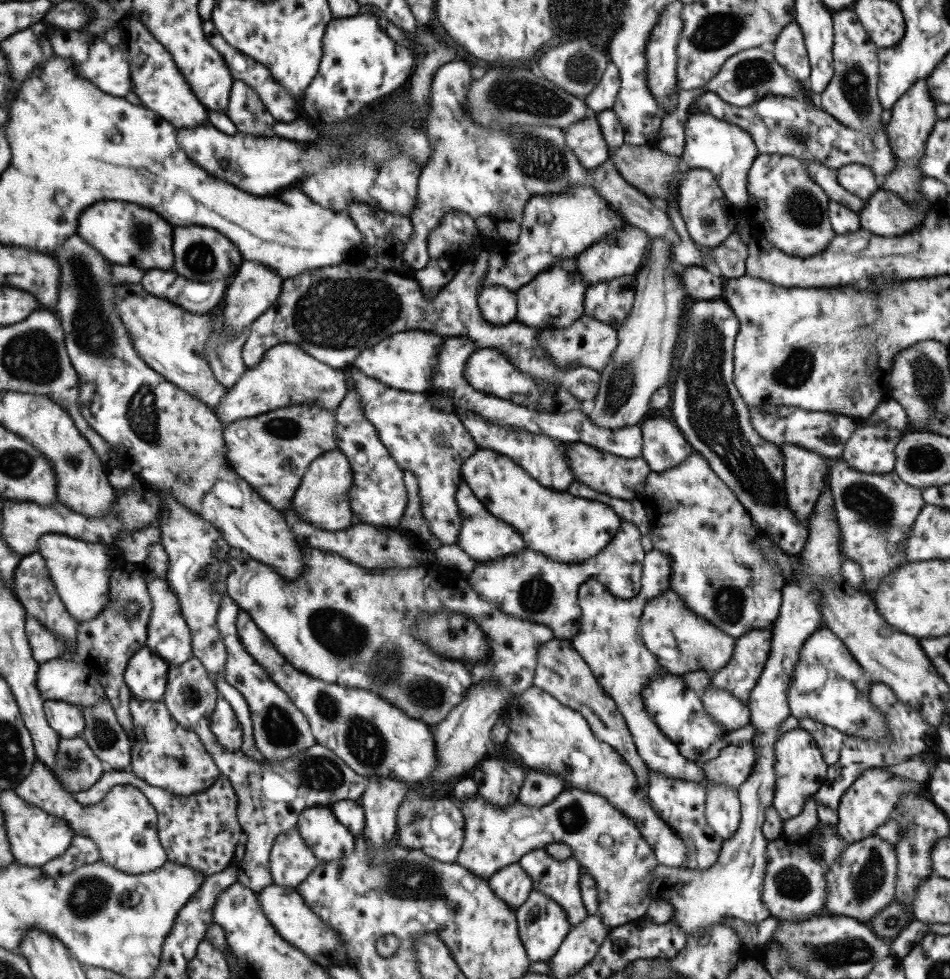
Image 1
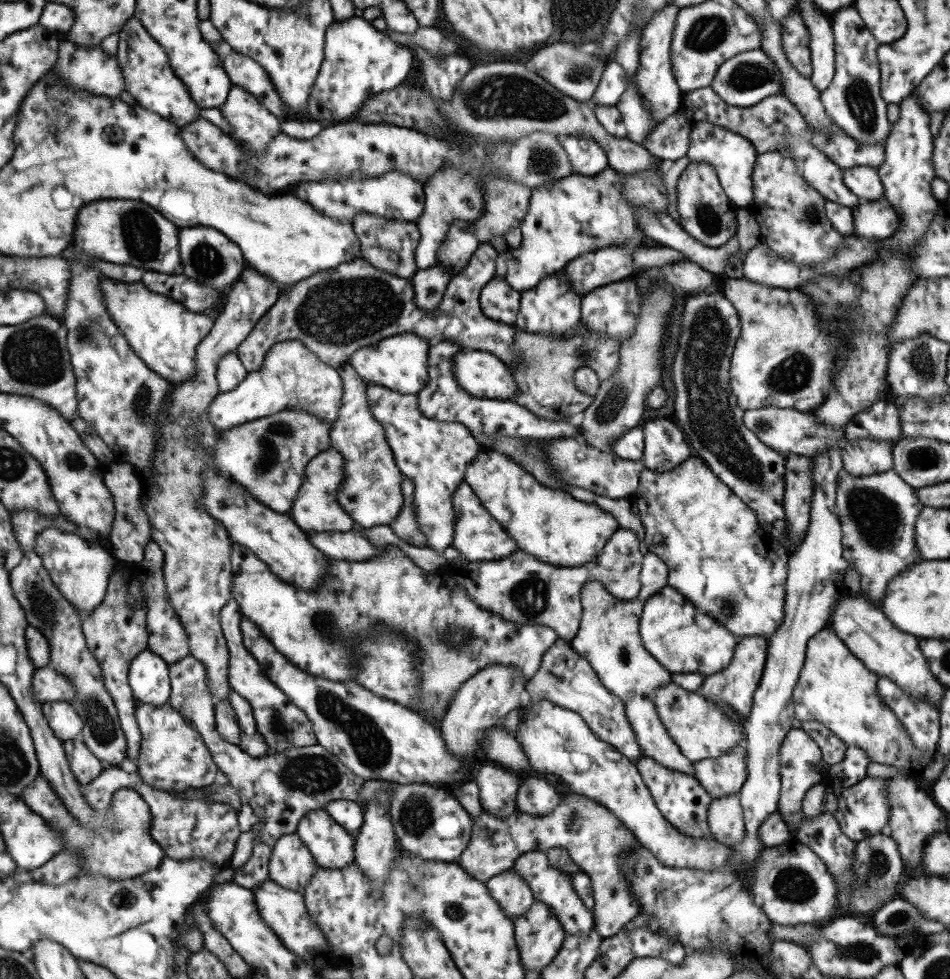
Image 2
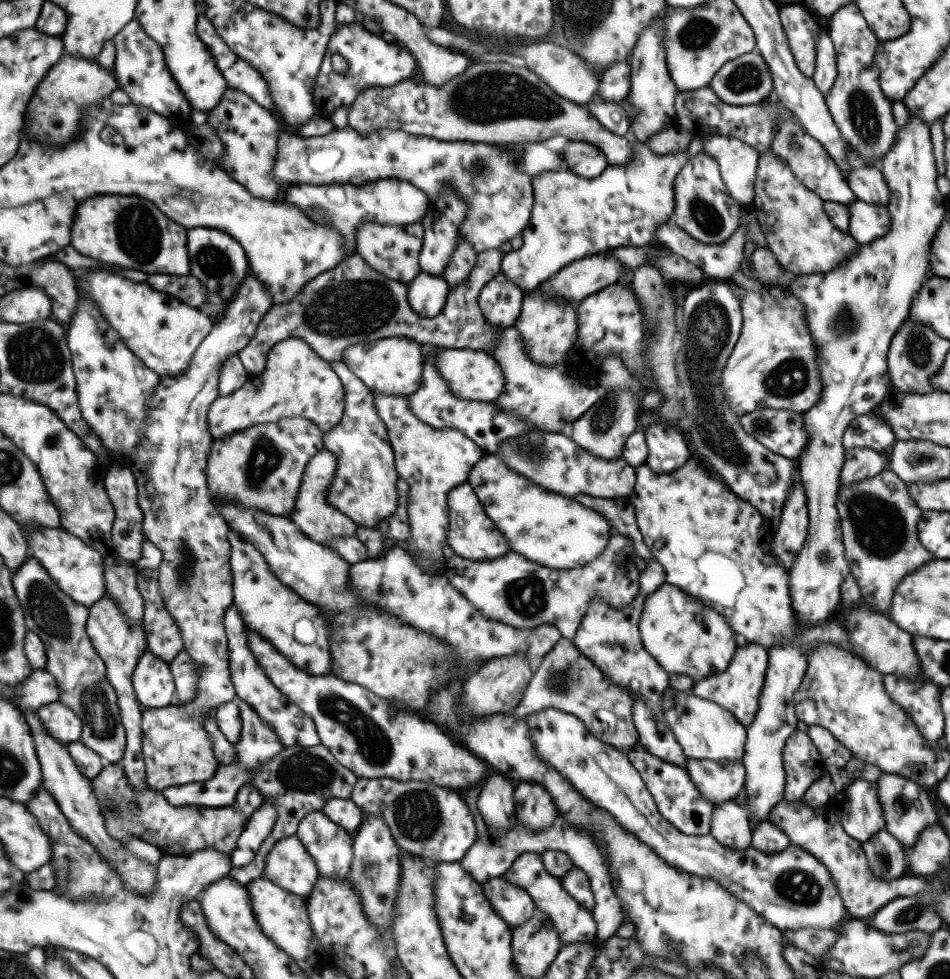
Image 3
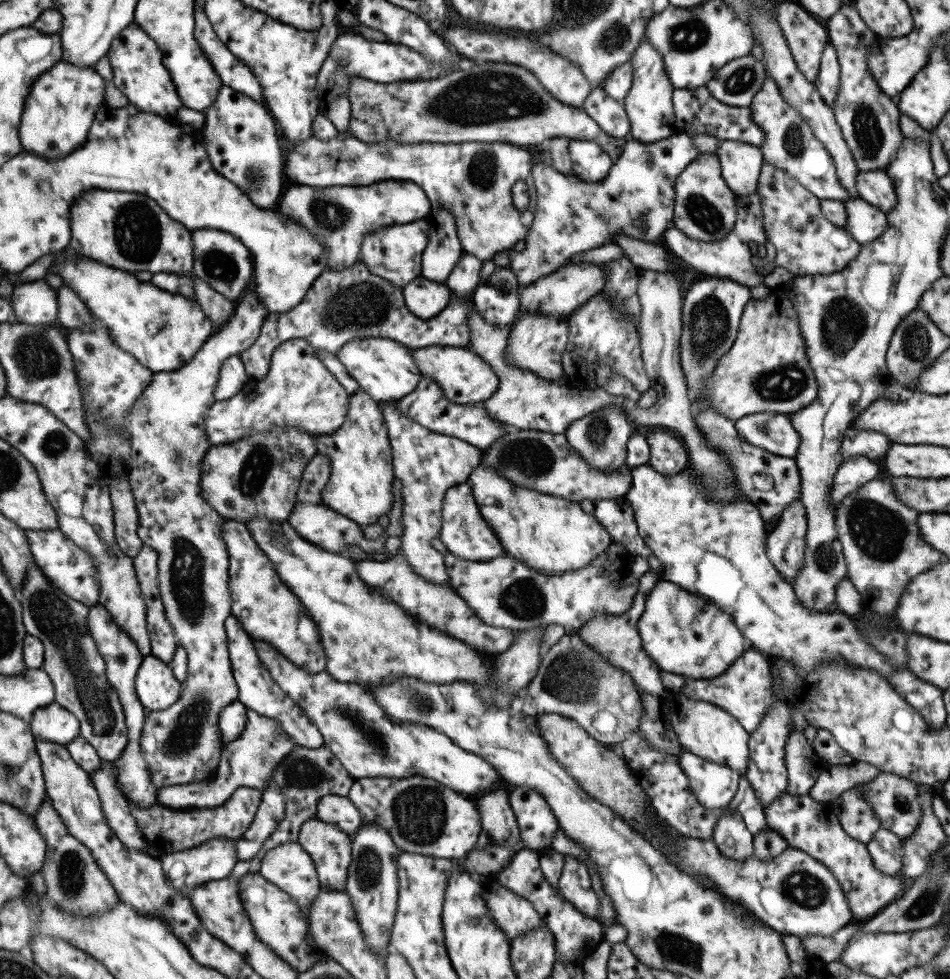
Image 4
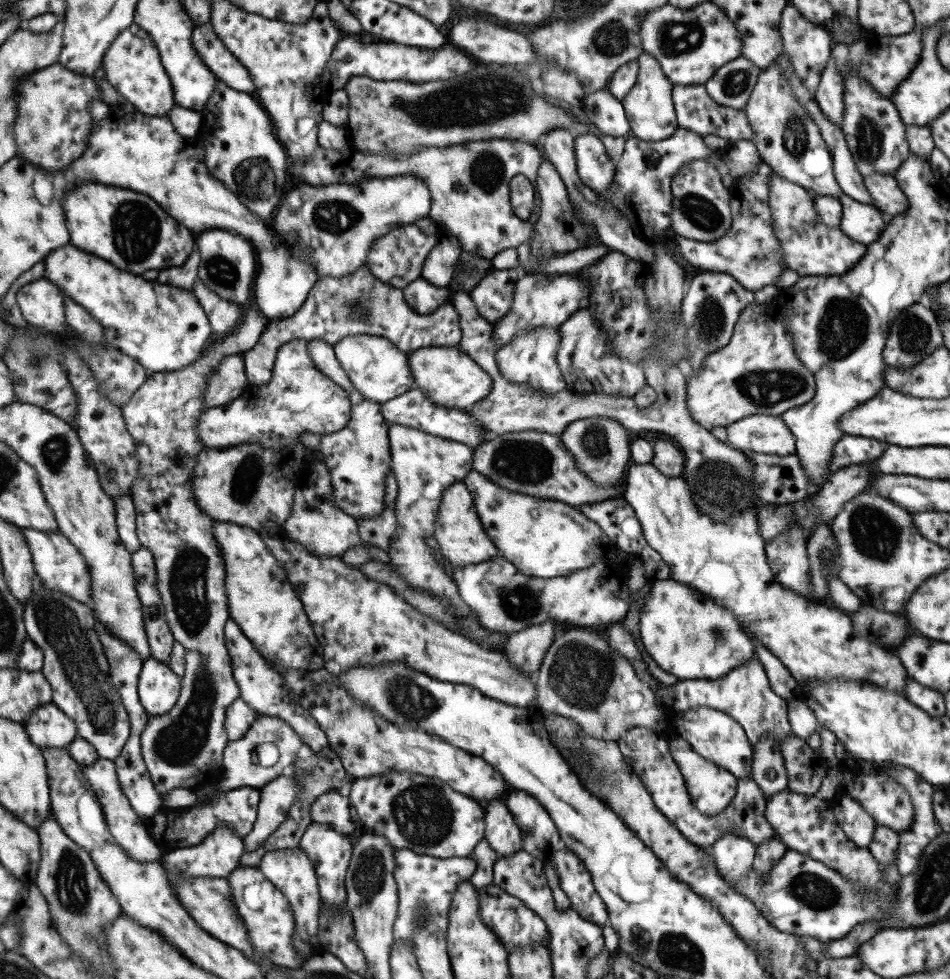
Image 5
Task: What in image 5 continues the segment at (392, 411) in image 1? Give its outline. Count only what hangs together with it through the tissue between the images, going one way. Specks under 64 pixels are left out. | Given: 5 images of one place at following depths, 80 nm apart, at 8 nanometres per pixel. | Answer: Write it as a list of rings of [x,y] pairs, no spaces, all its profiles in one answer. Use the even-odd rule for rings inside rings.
[[[395,422],[388,425],[388,445],[390,446],[390,470],[396,480],[397,493],[394,513],[396,529],[390,536],[387,548],[389,564],[398,570],[402,580],[415,590],[426,590],[432,596],[448,600],[452,612],[462,618],[462,626],[472,635],[472,641],[487,648],[484,638],[488,631],[481,626],[476,614],[459,598],[455,583],[447,571],[433,557],[432,549],[424,543],[424,538],[432,535],[435,513],[442,493],[457,482],[462,482],[471,471],[472,447],[451,439],[431,436],[421,430],[403,426]]]

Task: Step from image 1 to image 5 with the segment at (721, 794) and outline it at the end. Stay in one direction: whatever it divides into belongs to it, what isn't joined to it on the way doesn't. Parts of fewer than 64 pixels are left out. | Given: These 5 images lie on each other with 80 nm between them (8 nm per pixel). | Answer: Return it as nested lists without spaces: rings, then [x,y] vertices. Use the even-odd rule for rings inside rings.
[[[721,835],[711,846],[716,870],[726,882],[742,878],[752,868],[755,846],[741,835]]]

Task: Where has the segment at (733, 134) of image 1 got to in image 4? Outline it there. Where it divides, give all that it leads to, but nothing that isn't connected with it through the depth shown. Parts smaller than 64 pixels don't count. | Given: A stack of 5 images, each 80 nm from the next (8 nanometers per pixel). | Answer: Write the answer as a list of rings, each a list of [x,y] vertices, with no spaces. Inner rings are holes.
[[[720,140],[713,152],[720,162],[720,173],[735,196],[744,198],[756,190],[763,155],[760,148],[733,140]]]

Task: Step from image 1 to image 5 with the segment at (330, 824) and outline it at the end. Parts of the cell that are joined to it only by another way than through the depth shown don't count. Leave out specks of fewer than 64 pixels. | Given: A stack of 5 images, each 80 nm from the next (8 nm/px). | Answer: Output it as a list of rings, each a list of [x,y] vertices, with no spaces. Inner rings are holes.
[[[315,822],[309,823],[298,842],[298,846],[314,866],[320,902],[325,902],[328,908],[332,908],[332,906],[340,908],[340,906],[344,906],[346,901],[344,878],[351,858],[352,843],[350,836],[340,834],[328,826]]]

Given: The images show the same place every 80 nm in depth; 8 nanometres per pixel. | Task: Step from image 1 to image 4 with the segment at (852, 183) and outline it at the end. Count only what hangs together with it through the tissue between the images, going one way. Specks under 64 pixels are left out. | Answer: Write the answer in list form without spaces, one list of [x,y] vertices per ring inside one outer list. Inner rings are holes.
[[[885,170],[858,171],[856,189],[859,198],[884,213],[891,211],[898,199]]]

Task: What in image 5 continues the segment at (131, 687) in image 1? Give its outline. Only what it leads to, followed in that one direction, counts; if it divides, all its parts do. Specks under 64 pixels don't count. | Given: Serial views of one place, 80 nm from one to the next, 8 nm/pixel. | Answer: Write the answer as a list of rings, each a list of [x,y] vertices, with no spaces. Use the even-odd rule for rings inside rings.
[[[149,657],[142,662],[136,692],[148,715],[166,714],[178,700],[180,678],[165,663]]]

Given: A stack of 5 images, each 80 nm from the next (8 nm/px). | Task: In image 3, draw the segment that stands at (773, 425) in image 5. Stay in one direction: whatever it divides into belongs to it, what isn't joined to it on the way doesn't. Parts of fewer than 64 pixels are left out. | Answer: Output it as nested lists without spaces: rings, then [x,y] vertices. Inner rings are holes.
[[[757,409],[740,415],[739,426],[767,450],[796,460],[806,445],[806,430],[799,412]]]

